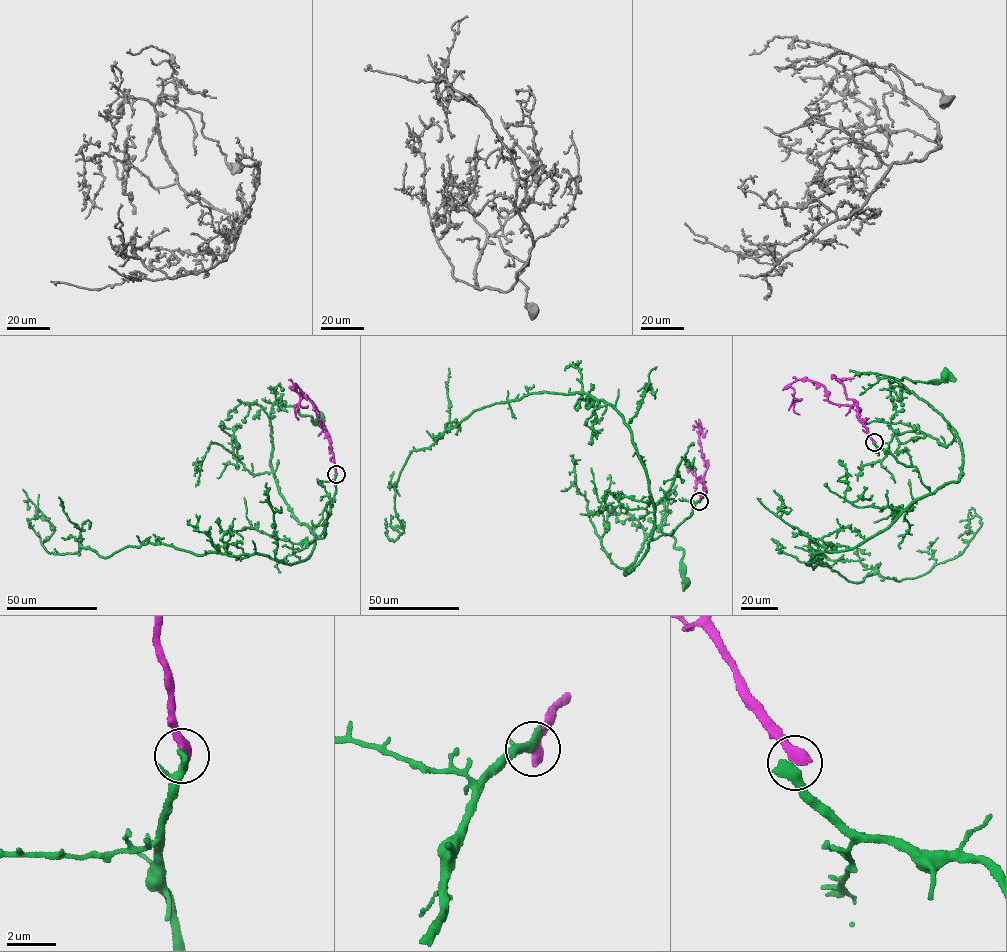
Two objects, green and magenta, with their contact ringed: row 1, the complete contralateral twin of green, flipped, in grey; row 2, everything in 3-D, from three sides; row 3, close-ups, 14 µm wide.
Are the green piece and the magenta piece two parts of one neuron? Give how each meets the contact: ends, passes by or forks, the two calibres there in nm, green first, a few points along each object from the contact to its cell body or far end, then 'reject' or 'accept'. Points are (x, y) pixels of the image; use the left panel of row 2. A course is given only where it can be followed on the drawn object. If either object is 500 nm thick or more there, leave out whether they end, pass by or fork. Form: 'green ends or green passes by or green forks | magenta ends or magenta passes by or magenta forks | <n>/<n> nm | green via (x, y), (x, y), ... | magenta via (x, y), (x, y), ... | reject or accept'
green passes by | magenta ends | 320/480 nm | green via (336, 474), (333, 498), (311, 532), (280, 492), (270, 460), (269, 416), (277, 401), (319, 423), (320, 419) | magenta via (336, 474), (329, 435), (320, 426), (312, 403), (293, 383), (300, 397), (294, 409), (298, 420) | reject

